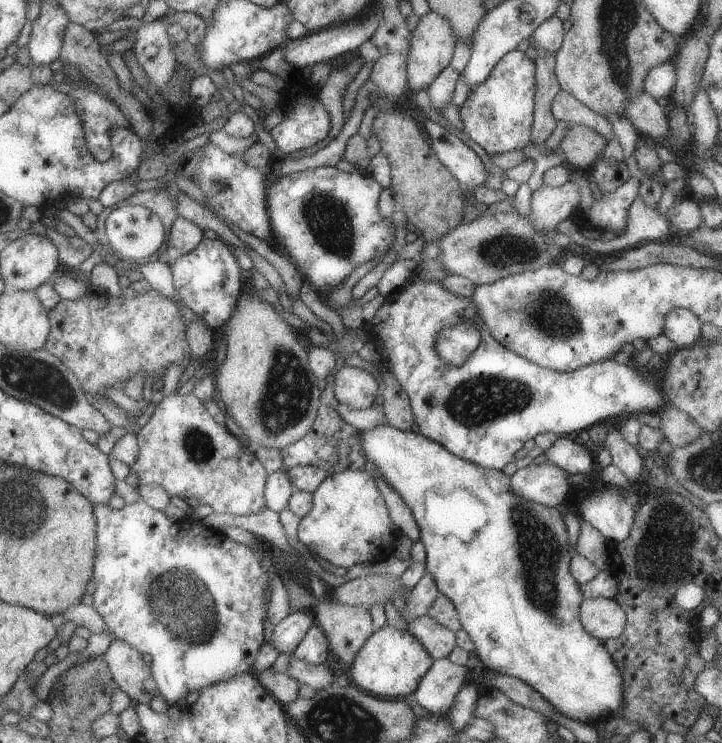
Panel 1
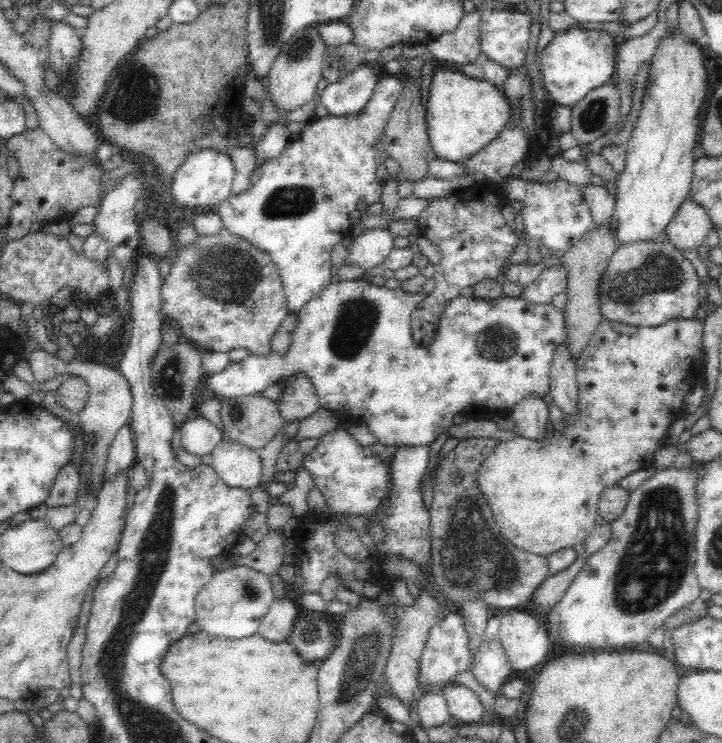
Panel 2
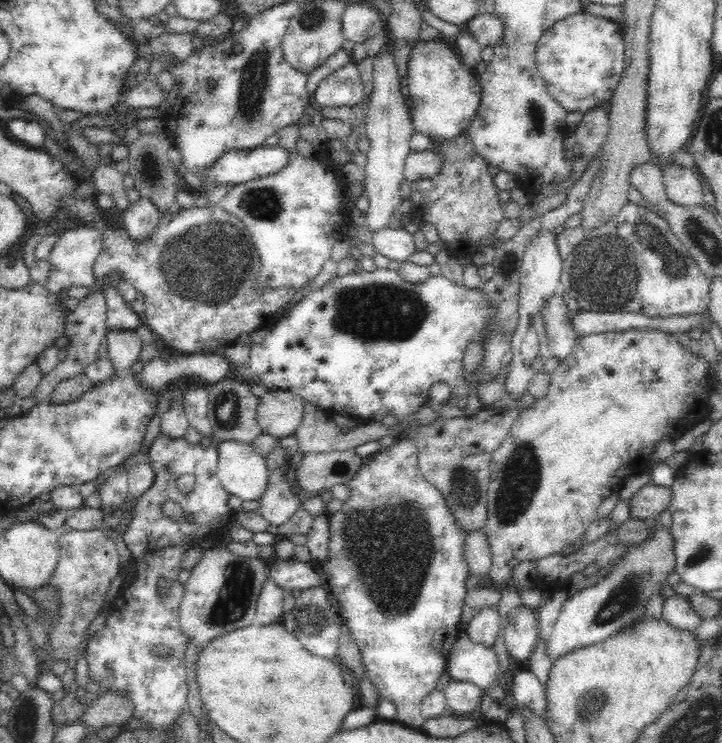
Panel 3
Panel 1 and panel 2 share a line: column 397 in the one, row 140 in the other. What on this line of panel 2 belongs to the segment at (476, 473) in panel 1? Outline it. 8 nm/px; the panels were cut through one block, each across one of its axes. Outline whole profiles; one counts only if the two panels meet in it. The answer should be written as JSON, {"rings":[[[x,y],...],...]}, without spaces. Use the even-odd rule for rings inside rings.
{"rings":[[[448,68],[434,73],[427,107],[426,122],[432,150],[437,157],[458,164],[468,162],[474,154],[492,144],[510,124],[513,110],[502,88],[483,78],[470,78]]]}

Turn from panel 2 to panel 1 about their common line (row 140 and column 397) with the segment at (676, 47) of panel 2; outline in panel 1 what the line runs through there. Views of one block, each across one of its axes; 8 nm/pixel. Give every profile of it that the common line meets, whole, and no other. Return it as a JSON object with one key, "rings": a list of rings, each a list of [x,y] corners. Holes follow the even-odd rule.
{"rings":[[[385,624],[377,628],[355,654],[349,672],[350,681],[355,682],[362,691],[379,698],[401,698],[409,693],[417,693],[419,681],[433,661],[407,629],[395,629]]]}

